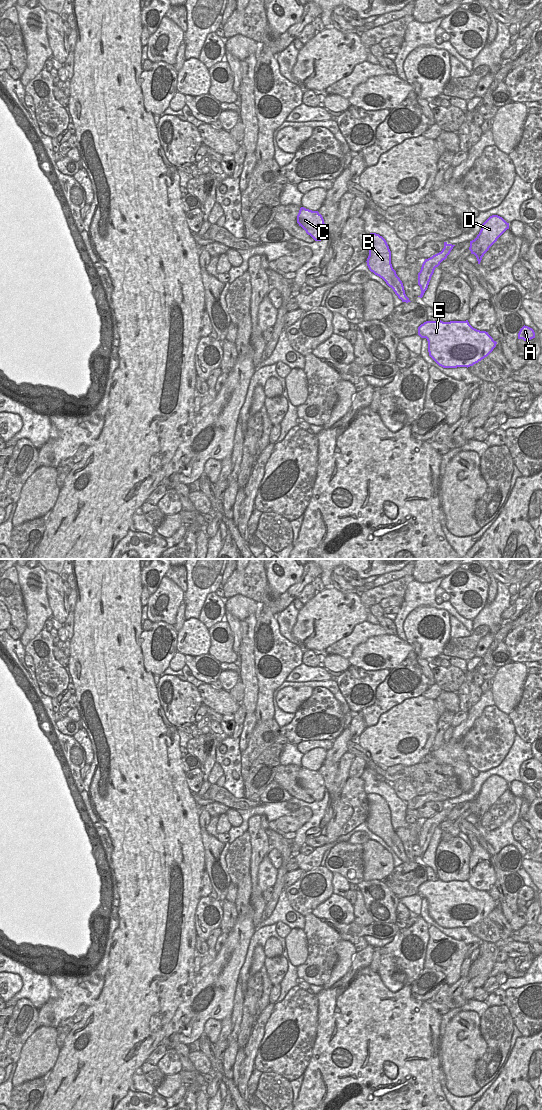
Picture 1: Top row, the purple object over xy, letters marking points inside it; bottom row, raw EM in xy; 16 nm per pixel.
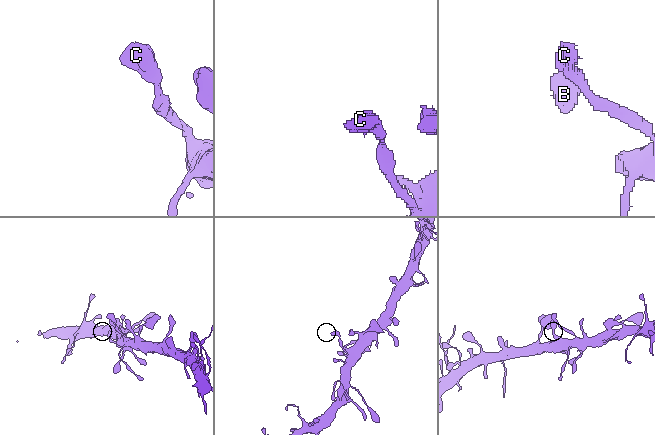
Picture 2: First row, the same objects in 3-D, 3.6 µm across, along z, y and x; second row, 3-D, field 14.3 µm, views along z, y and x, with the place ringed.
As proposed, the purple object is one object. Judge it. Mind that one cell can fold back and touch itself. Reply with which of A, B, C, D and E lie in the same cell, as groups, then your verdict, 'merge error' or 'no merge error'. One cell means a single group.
groups A B C D E; no merge error

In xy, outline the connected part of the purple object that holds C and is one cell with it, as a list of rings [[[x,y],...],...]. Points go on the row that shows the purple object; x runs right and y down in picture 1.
[[[301,207],[297,215],[297,223],[315,241],[321,241],[324,238],[326,227],[324,219],[318,211]]]

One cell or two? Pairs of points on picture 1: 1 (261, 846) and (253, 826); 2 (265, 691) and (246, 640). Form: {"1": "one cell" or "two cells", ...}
{"1": "one cell", "2": "two cells"}

